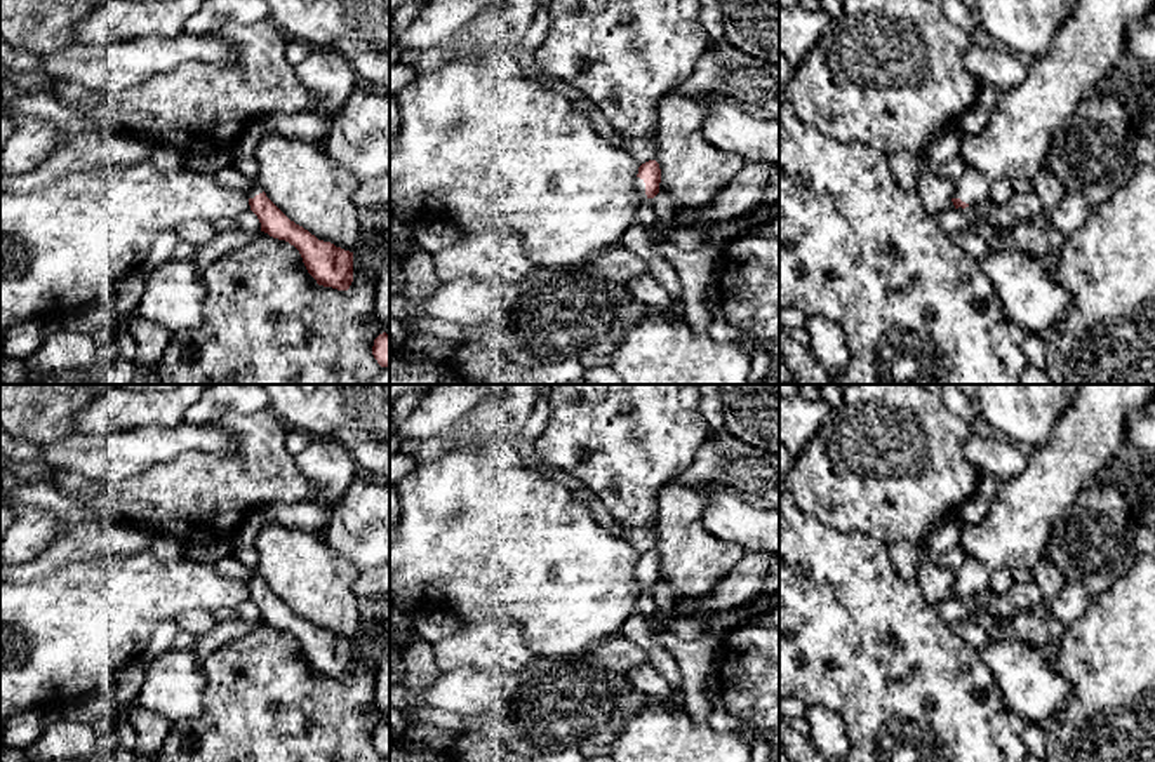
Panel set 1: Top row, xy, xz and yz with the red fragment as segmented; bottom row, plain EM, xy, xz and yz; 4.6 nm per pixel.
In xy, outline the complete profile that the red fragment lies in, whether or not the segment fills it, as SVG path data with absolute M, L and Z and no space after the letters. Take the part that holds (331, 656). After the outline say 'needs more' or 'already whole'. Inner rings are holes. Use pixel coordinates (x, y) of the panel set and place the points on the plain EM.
M268 586L249 588L250 600L261 612L261 621L294 635L308 663L318 675L348 680L353 672L353 642L318 630L303 616L290 611Z | already whole

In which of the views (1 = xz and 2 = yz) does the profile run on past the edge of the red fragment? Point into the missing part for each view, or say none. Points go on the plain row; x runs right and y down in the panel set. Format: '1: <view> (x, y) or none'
1: none
2: none

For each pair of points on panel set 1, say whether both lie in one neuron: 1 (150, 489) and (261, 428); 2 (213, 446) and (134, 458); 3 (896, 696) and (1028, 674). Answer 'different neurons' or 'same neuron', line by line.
1: same neuron
2: same neuron
3: different neurons

